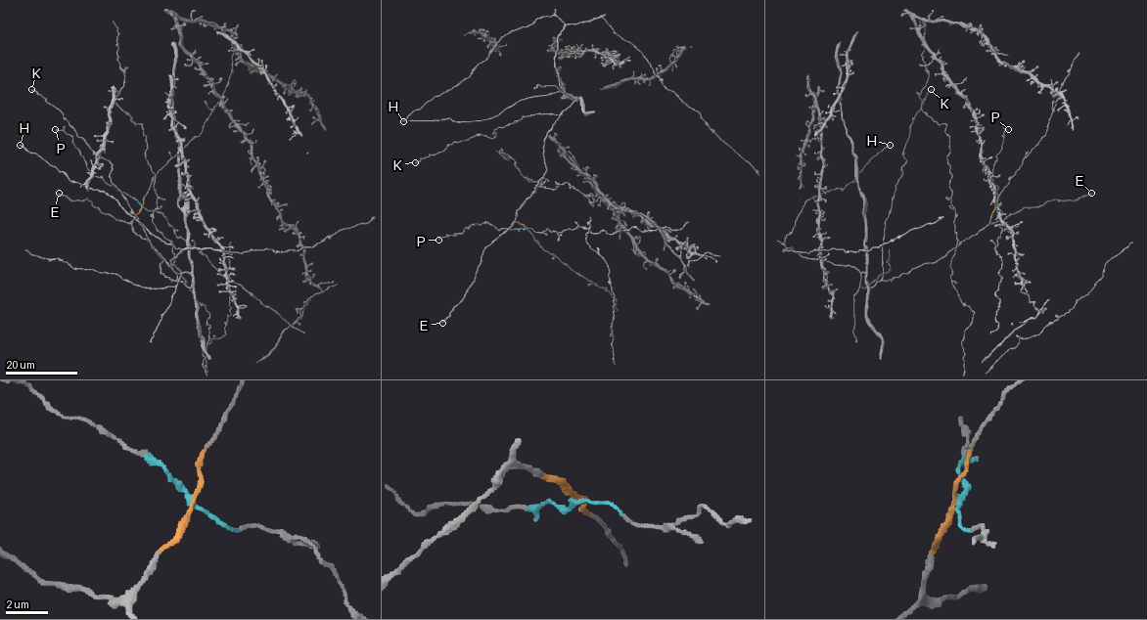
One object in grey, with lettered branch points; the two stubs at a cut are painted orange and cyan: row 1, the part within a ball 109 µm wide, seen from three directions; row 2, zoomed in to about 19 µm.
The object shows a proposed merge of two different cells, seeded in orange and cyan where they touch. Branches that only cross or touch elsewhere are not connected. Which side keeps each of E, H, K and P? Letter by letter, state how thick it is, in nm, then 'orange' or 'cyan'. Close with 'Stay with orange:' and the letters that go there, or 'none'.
E: 220 nm thick; orange
H: 190 nm thick; orange
K: 240 nm thick; orange
P: 240 nm thick; cyan
Stay with orange: E, H, K

